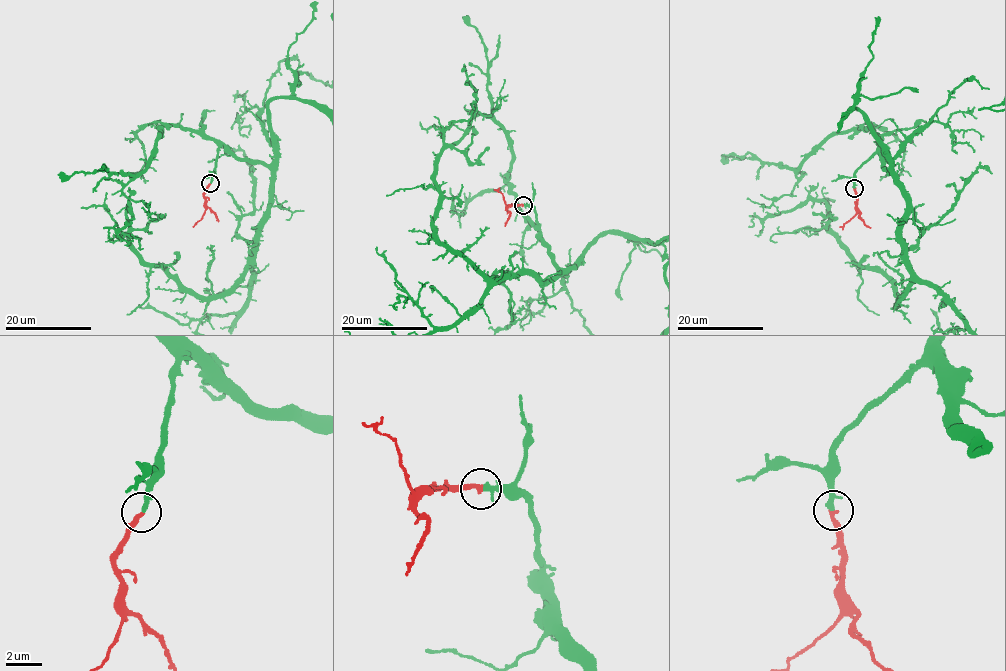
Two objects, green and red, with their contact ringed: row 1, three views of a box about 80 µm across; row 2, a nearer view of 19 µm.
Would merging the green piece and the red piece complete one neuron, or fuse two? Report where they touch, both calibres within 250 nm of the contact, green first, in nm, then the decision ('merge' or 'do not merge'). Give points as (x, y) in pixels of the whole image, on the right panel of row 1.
(854, 188) | 260/260 nm | merge

